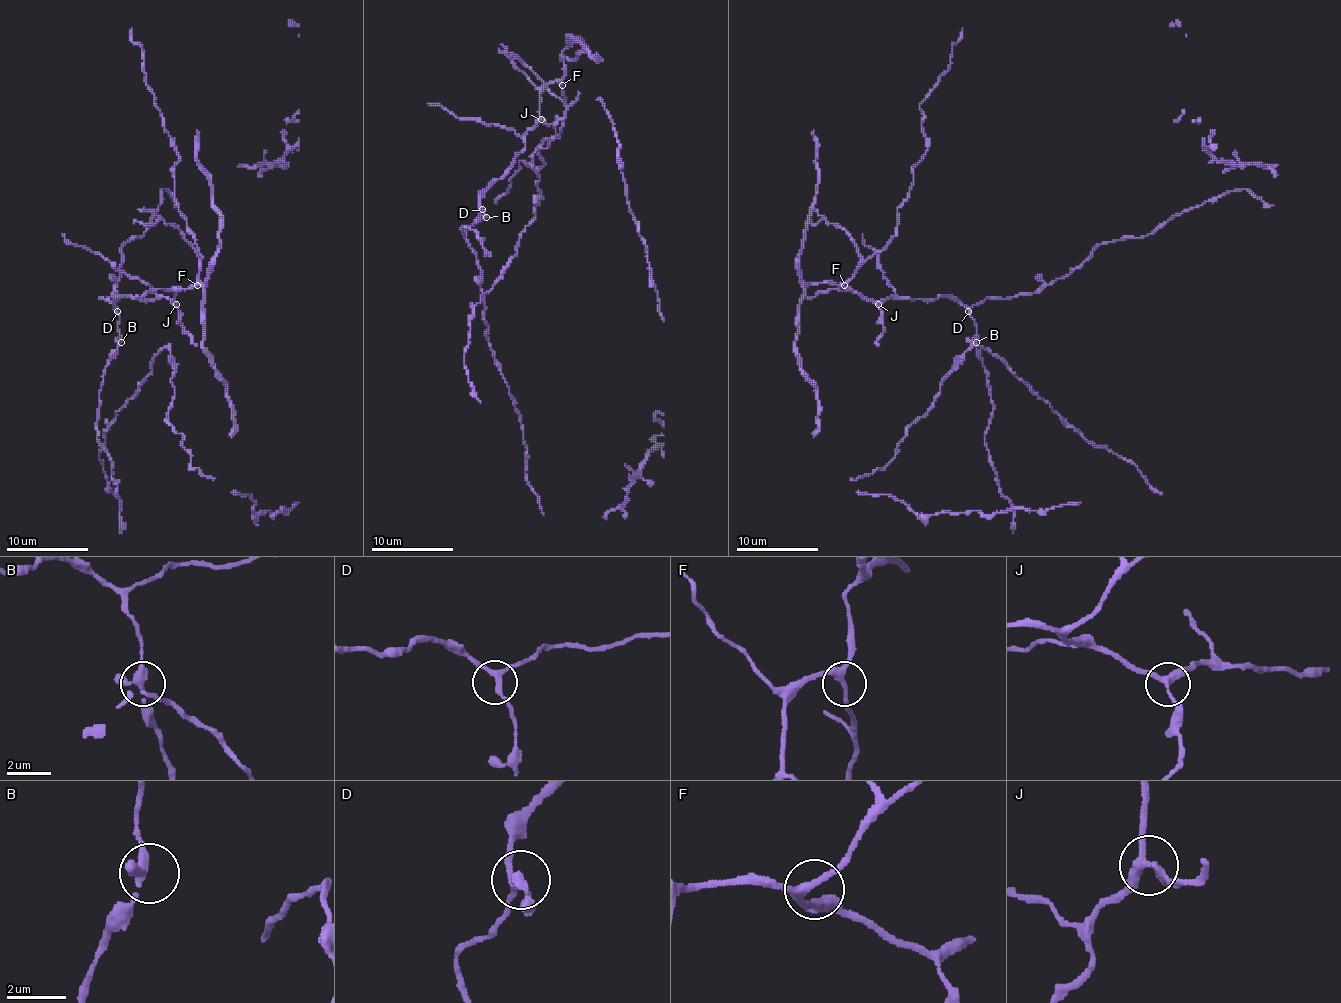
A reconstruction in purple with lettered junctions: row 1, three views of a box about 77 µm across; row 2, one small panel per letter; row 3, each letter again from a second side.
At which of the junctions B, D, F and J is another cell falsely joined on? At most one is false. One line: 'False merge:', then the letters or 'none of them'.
False merge: J

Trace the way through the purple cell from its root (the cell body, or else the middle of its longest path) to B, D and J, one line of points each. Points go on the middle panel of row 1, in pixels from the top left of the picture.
B: (476, 256), (464, 232), (482, 211), (482, 217), (486, 217)
D: (476, 256), (464, 232), (474, 224), (482, 209)
J: (476, 256), (464, 232), (478, 217), (480, 195), (511, 167), (513, 158), (525, 146), (525, 134), (541, 120)

